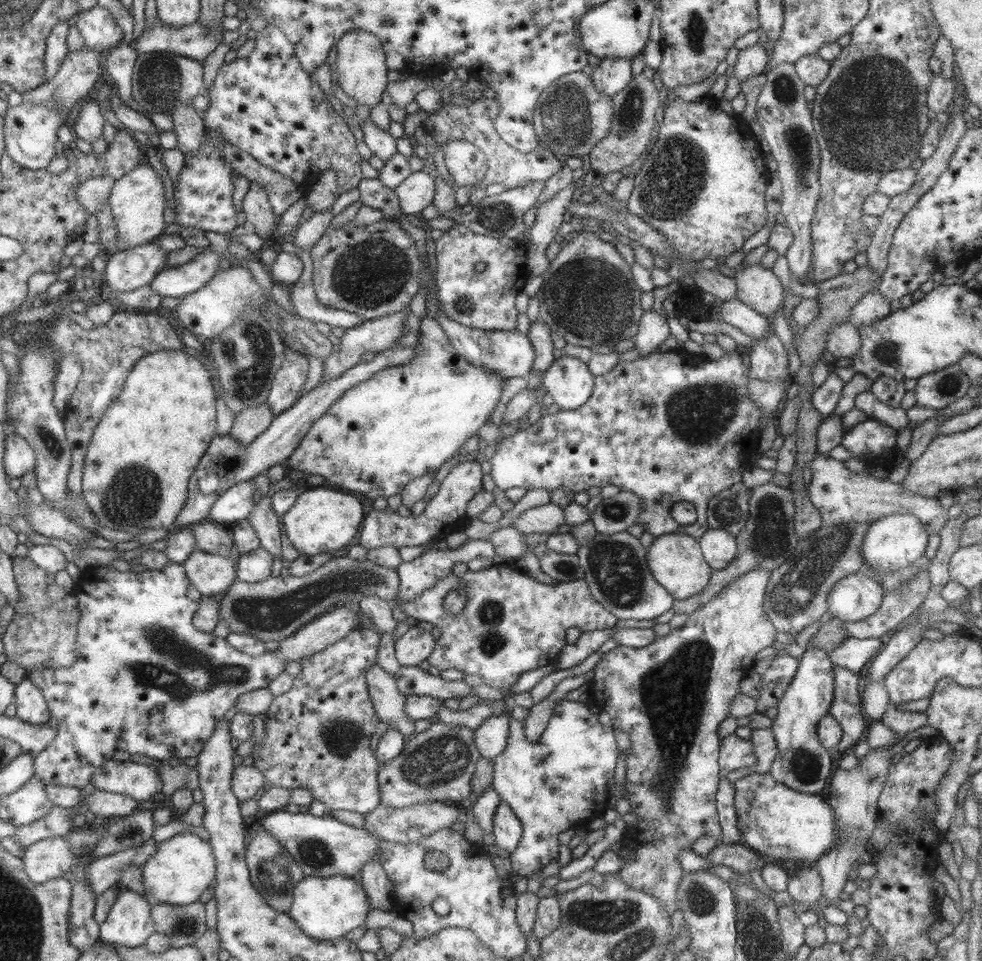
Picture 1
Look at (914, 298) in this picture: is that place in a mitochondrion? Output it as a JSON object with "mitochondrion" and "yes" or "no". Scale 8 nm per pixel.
{"mitochondrion":"no"}

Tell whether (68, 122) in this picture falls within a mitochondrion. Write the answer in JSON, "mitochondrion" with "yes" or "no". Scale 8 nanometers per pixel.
{"mitochondrion":"no"}

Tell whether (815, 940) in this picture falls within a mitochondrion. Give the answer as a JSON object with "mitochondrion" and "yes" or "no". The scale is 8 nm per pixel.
{"mitochondrion":"no"}

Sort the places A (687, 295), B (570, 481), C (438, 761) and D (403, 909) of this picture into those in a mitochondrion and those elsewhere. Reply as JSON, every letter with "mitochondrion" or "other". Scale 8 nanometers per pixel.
{"A":"other","B":"other","C":"mitochondrion","D":"other"}

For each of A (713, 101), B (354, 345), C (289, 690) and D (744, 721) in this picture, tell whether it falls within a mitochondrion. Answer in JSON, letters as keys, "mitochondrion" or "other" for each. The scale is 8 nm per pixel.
{"A":"other","B":"other","C":"other","D":"other"}

